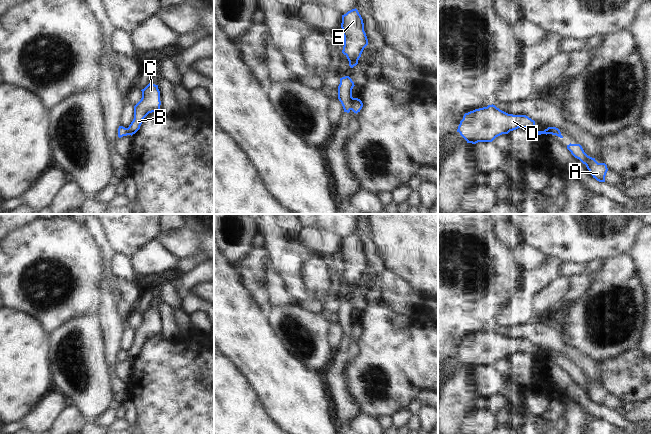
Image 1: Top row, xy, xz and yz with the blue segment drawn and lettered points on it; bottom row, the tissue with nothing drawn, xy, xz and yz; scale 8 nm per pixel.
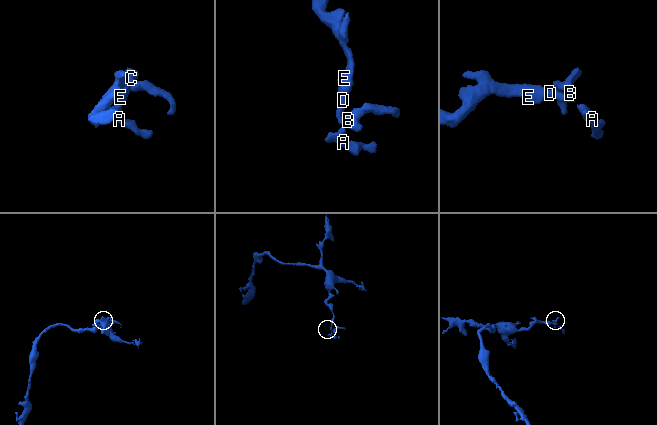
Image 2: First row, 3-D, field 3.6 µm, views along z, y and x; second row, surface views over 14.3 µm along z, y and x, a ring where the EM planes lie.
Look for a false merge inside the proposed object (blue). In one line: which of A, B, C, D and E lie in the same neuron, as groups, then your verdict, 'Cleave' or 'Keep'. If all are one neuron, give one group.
Groups: A B C / D E. Cleave

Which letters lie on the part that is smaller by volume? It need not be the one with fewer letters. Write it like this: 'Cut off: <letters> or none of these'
Cut off: A, B, C

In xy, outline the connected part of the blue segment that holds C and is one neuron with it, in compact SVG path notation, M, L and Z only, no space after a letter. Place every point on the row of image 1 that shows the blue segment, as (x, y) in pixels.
M149 83L142 91L141 100L134 106L134 119L127 128L128 134L135 134L142 124L143 119L152 112L160 110L160 91L158 85Z

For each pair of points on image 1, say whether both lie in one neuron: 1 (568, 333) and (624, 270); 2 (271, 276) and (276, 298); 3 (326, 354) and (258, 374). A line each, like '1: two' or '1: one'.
1: one
2: one
3: two

